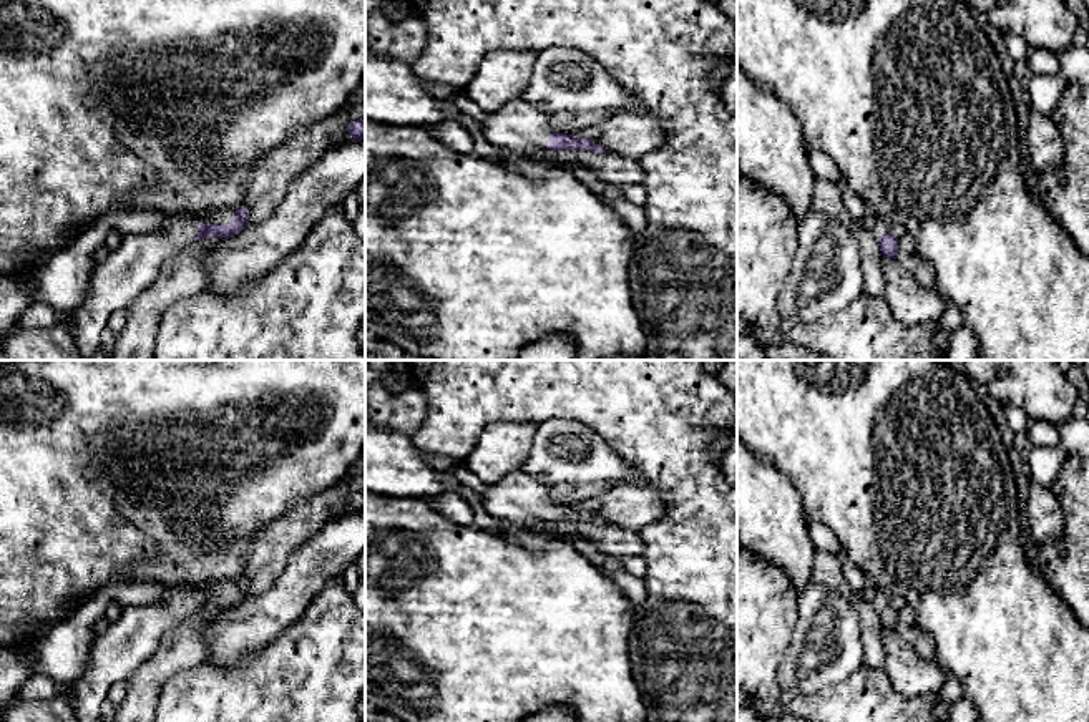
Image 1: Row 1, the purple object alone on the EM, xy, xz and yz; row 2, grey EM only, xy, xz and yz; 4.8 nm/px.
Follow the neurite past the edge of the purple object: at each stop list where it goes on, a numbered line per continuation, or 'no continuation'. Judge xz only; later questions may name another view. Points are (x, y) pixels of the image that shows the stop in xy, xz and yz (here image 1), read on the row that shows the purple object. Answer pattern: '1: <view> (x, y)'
1: xz (520, 126)

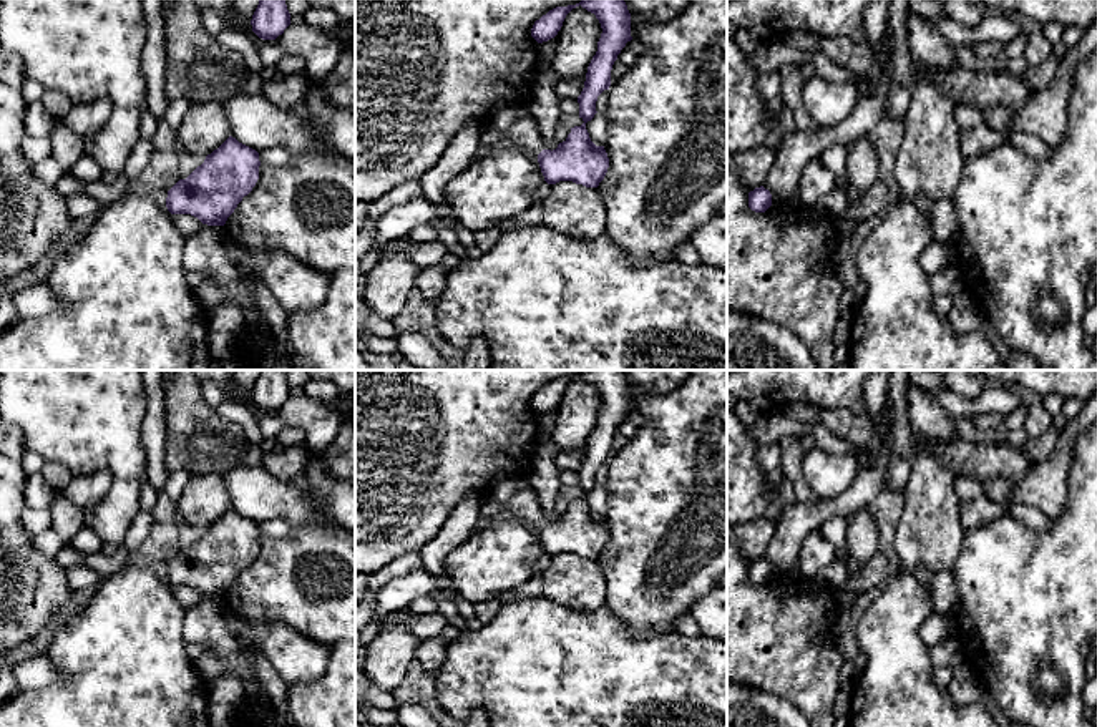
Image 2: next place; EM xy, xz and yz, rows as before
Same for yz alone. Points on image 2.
no continuation

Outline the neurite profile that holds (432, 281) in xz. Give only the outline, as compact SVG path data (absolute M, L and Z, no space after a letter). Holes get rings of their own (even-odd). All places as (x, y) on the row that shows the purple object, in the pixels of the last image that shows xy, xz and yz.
M451 257L446 262L441 262L438 266L420 271L420 274L415 281L415 285L418 287L425 302L431 304L433 307L436 305L436 302L440 300L440 297L446 287L448 271L456 262L458 262L458 259Z

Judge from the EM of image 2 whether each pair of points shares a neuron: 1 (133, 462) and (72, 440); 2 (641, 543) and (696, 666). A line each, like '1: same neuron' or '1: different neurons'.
1: same neuron
2: different neurons

